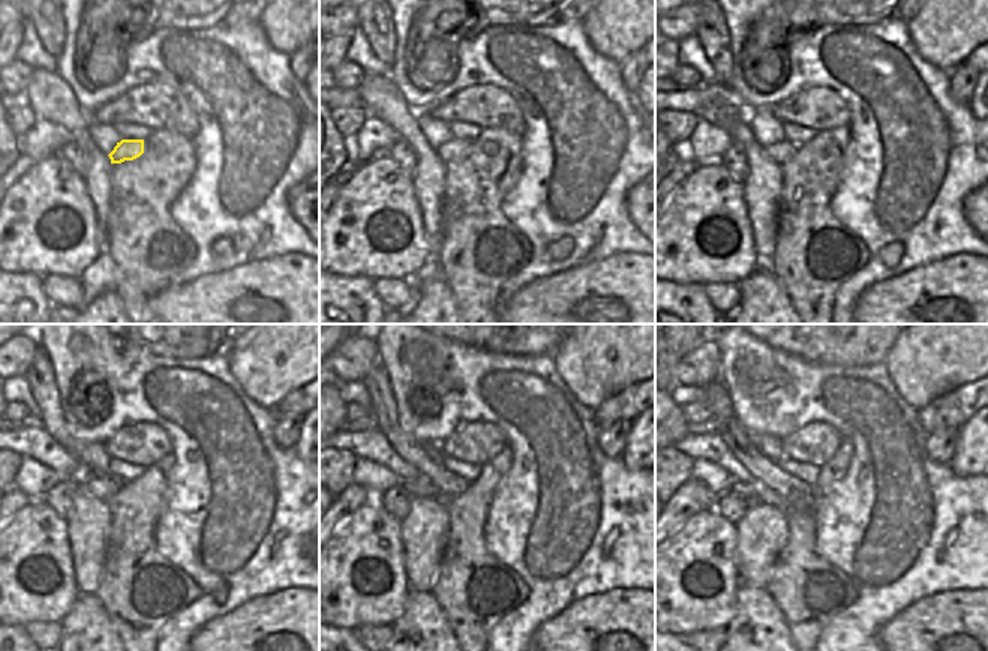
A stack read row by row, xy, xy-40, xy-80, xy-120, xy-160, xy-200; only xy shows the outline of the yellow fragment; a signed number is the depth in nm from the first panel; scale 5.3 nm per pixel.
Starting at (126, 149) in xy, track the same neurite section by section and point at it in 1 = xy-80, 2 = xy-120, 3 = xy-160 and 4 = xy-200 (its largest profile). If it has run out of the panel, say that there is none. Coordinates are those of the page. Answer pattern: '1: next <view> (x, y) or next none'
1: next xy-80 (778, 152)
2: next xy-120 (102, 486)
3: next xy-160 (420, 486)
4: next xy-200 (738, 488)

